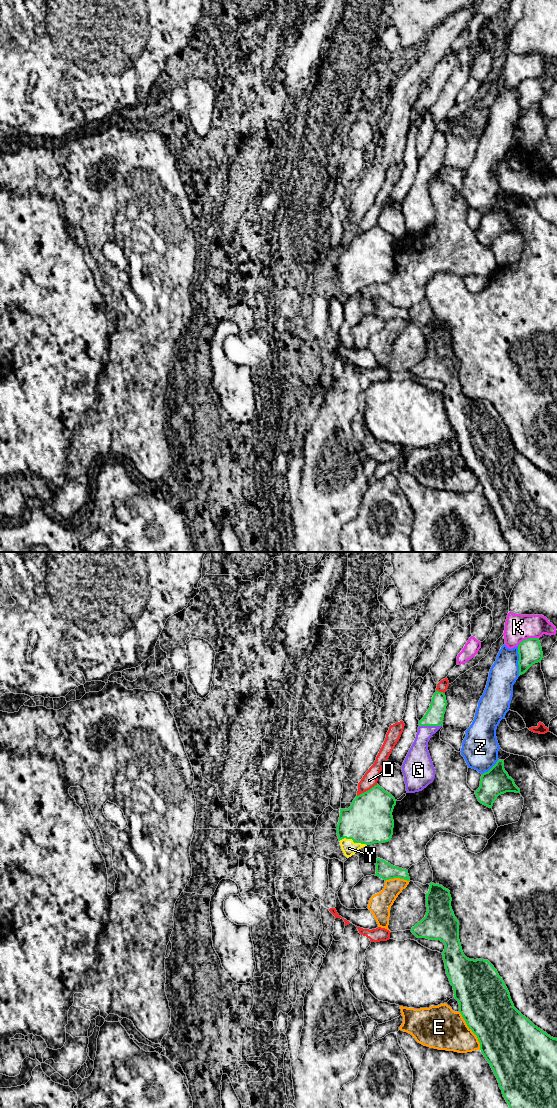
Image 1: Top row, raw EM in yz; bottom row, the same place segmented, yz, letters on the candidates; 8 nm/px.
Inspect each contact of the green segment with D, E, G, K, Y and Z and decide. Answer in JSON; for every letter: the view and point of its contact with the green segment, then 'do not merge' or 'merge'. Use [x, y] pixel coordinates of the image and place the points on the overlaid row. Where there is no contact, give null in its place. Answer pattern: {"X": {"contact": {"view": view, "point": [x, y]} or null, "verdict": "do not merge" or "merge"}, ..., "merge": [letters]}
{"D": {"contact": {"view": "yz", "point": [368, 790]}, "verdict": "do not merge"}, "E": {"contact": {"view": "yz", "point": [471, 1029]}, "verdict": "do not merge"}, "G": {"contact": {"view": "yz", "point": [430, 725]}, "verdict": "merge"}, "K": {"contact": {"view": "yz", "point": [528, 638]}, "verdict": "do not merge"}, "Y": {"contact": {"view": "yz", "point": [353, 841]}, "verdict": "merge"}, "Z": {"contact": {"view": "yz", "point": [518, 661]}, "verdict": "do not merge"}, "merge": ["G", "Y"]}

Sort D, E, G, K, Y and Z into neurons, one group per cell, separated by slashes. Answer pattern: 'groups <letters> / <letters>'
groups D / E / G Y / K / Z

